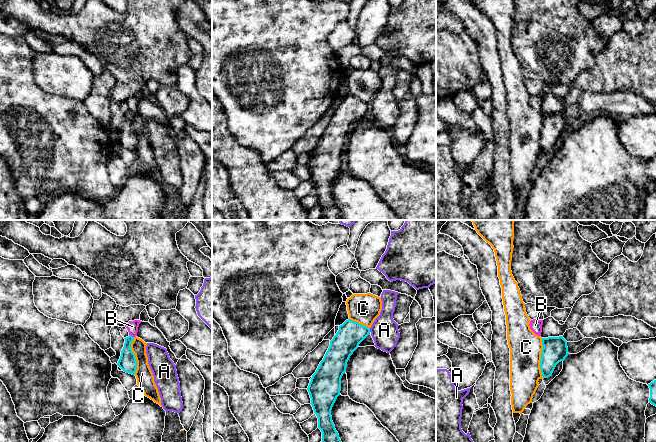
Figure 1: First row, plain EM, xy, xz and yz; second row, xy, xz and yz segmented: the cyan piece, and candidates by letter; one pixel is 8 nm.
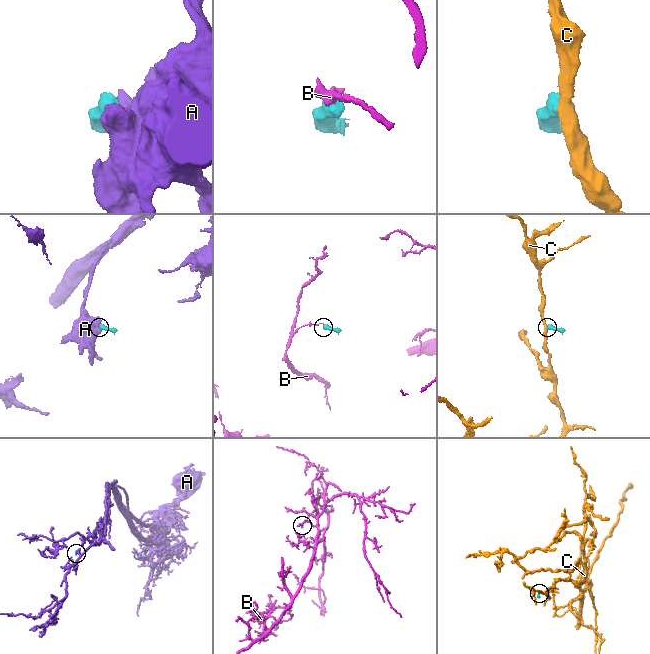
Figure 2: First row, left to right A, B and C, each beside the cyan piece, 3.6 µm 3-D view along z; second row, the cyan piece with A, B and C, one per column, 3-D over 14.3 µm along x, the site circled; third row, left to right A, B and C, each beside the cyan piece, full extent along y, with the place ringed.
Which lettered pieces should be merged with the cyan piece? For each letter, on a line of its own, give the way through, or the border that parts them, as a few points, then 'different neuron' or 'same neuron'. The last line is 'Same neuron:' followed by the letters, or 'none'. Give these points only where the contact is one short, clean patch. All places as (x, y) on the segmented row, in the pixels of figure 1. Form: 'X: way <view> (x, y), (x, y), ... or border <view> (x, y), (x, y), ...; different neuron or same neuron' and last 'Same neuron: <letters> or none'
A: border xz (369, 328), (370, 331); different neuron
B: border xy (129, 334), (133, 337); different neuron
C: border yz (541, 338), (540, 372), (543, 378); different neuron
Same neuron: none

